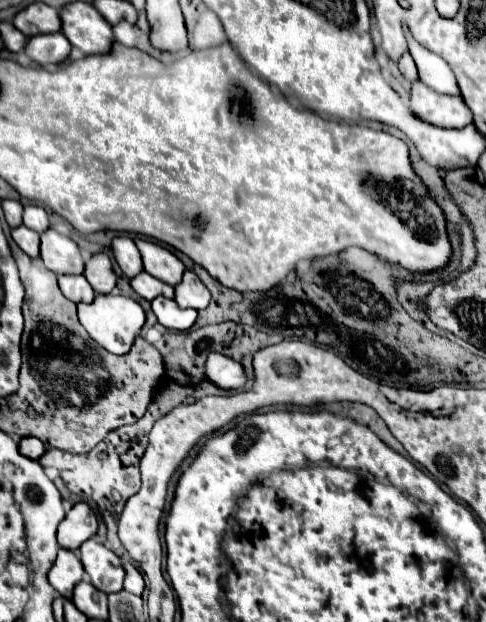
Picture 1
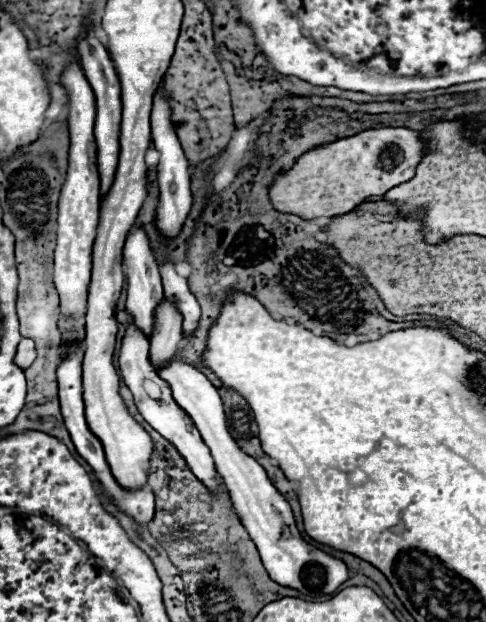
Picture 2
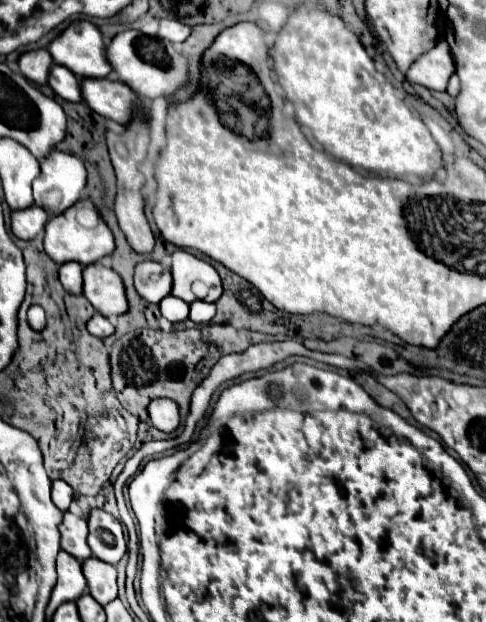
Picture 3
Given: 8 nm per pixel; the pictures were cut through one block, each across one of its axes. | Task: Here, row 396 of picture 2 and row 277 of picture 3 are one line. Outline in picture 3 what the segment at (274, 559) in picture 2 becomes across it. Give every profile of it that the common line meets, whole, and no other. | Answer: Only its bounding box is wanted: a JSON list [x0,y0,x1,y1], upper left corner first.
[172,250,222,304]

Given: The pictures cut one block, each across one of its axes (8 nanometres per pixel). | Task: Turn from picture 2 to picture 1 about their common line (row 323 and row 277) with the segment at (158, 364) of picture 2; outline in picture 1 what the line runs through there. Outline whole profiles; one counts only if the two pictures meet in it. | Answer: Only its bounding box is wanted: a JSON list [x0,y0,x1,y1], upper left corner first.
[134,240,184,286]

